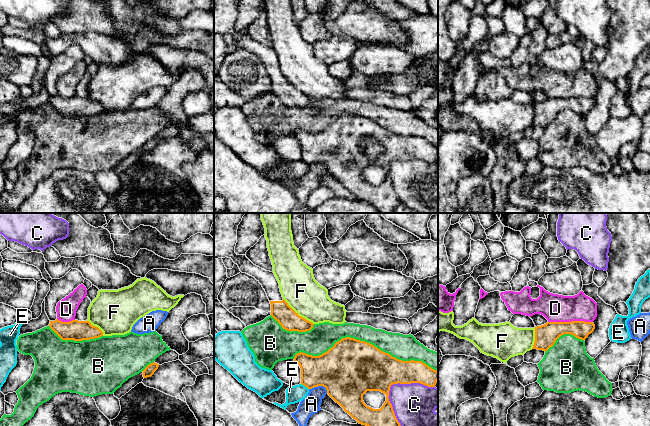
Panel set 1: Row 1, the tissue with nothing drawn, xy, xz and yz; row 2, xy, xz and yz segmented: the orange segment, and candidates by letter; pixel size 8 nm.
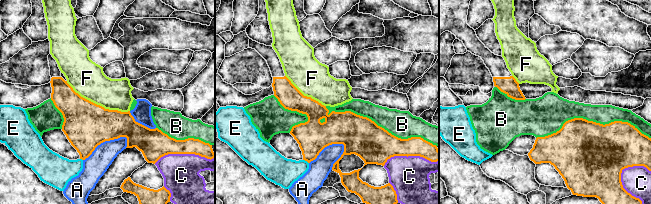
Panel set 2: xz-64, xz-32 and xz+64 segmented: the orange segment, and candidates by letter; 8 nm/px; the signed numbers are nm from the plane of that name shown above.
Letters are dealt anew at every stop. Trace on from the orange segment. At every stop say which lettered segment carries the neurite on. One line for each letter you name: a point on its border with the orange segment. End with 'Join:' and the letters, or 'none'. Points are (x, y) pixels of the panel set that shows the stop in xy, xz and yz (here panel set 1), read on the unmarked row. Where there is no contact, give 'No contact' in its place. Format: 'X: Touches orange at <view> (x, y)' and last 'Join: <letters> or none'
Join: none

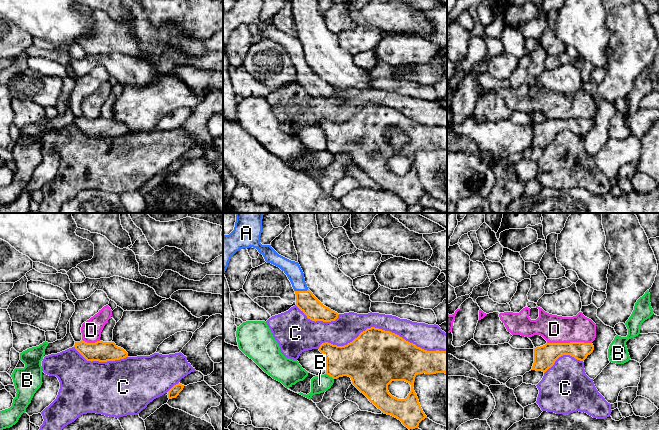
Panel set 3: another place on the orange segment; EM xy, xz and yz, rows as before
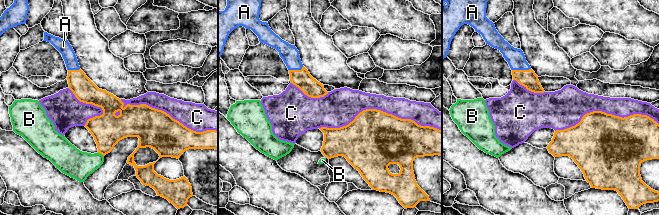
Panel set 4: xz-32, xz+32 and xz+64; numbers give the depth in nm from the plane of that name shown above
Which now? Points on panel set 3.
A: Touches orange at xz (301, 67)
Join: A

